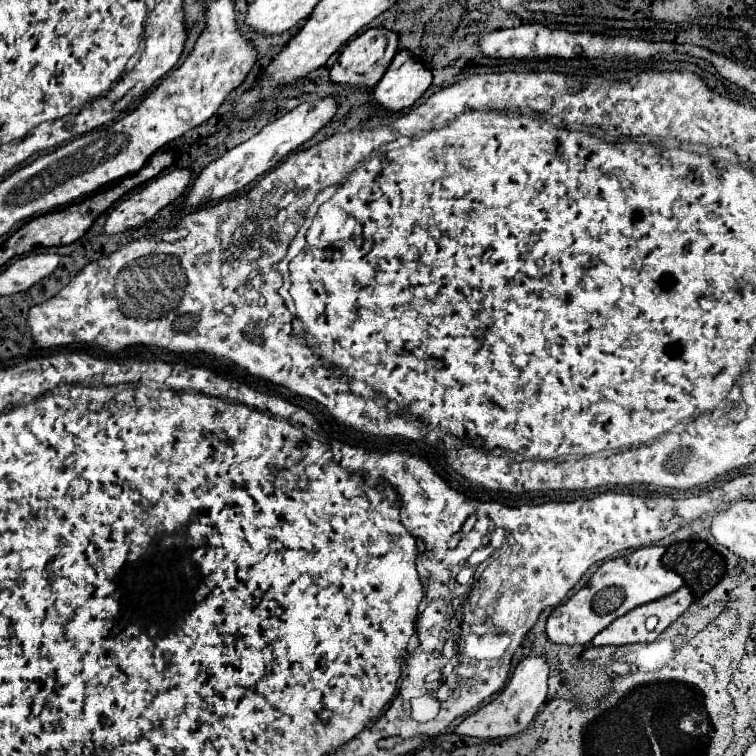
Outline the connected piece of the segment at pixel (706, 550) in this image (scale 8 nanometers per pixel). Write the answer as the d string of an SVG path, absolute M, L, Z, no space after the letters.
M685 540L671 544L663 556L663 564L677 572L691 592L705 594L713 588L725 570L725 558L703 540Z

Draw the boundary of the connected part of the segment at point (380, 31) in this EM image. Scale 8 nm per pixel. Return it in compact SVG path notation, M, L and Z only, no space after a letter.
M369 28L361 36L357 36L353 42L345 46L337 62L329 70L329 80L333 84L347 84L357 88L373 88L377 80L381 80L385 68L389 66L389 60L397 54L397 36L395 32L389 32L387 28Z

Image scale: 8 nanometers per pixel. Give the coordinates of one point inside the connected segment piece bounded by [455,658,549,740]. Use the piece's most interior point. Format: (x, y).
(515, 706)

